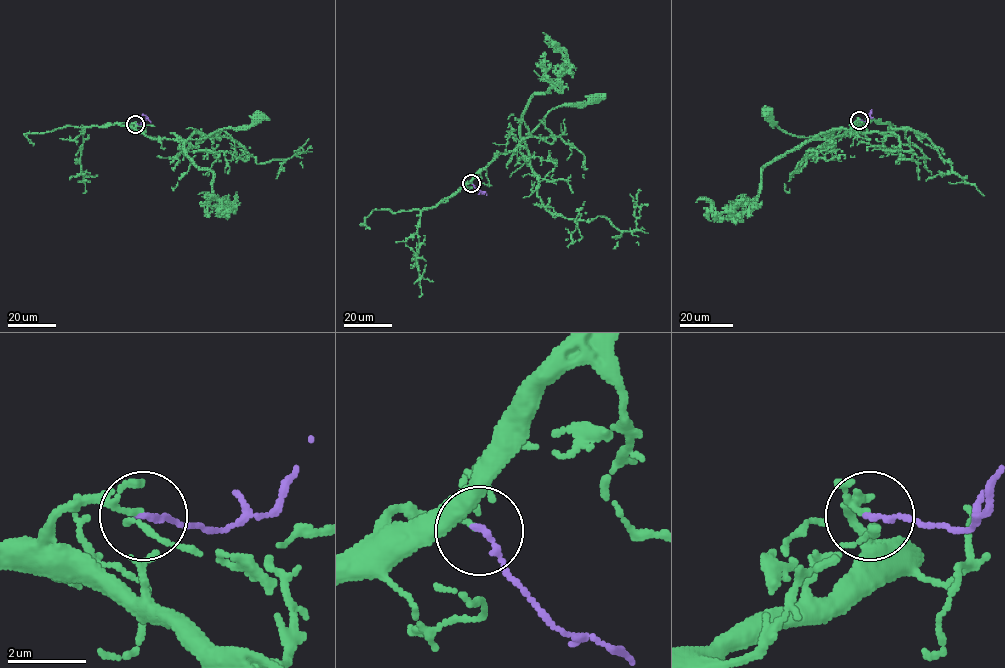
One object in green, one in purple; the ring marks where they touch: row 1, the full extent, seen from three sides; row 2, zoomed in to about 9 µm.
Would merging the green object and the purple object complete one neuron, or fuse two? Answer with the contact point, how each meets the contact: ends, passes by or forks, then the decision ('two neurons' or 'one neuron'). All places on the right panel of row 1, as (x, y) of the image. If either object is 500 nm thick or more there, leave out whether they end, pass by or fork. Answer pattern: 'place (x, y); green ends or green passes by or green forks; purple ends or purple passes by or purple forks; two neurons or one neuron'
place (859, 120); green passes by; purple ends; one neuron

